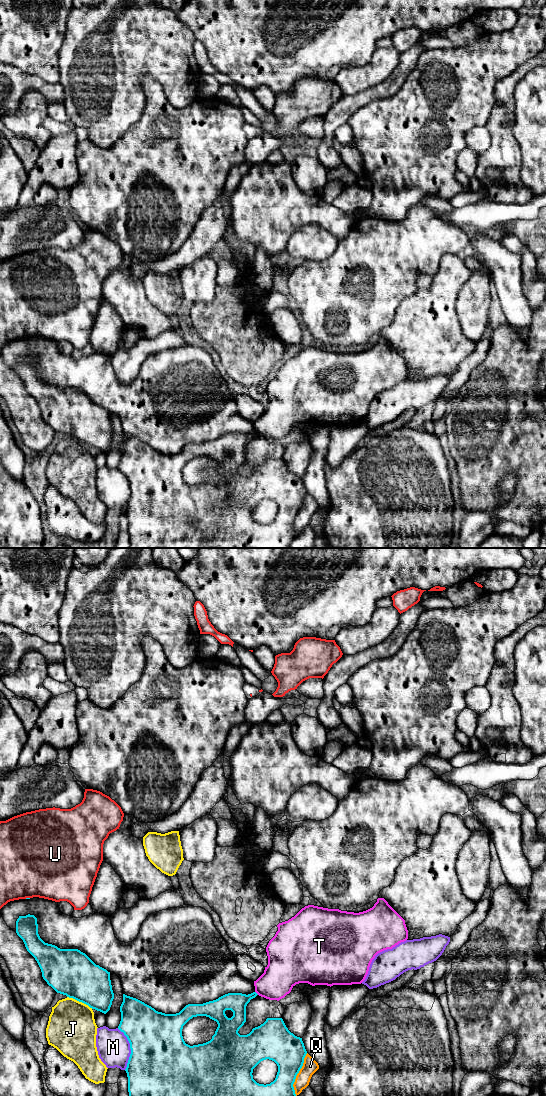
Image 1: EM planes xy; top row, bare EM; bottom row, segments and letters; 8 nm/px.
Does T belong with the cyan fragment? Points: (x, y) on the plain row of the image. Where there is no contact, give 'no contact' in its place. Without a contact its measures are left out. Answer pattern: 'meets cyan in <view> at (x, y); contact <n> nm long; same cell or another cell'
meets cyan in xy at (256, 433); contact 40 nm long; another cell

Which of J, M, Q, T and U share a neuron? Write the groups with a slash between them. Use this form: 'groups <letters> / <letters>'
groups J / M / Q T / U

